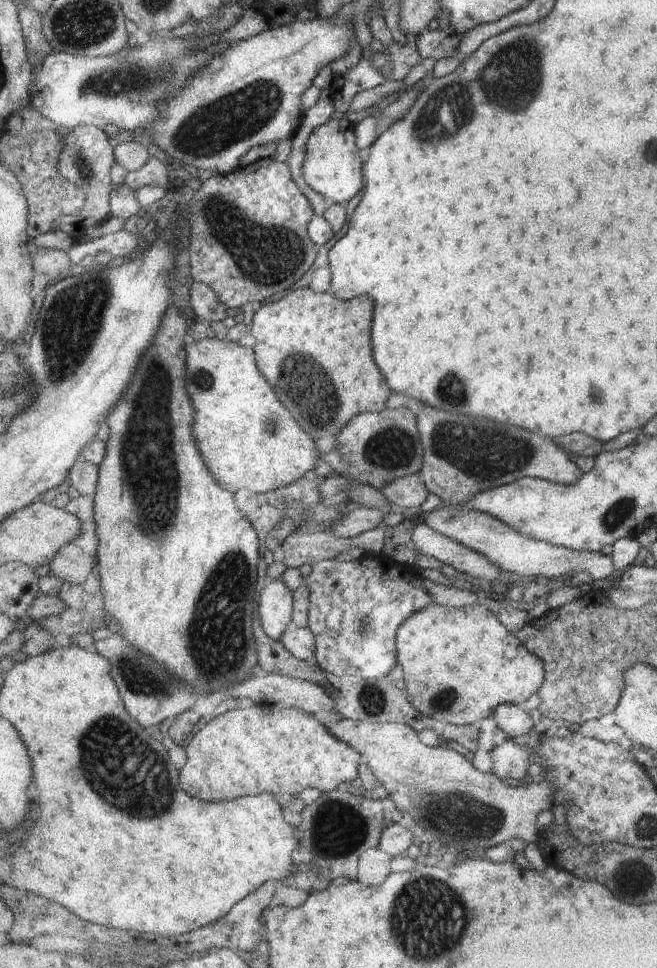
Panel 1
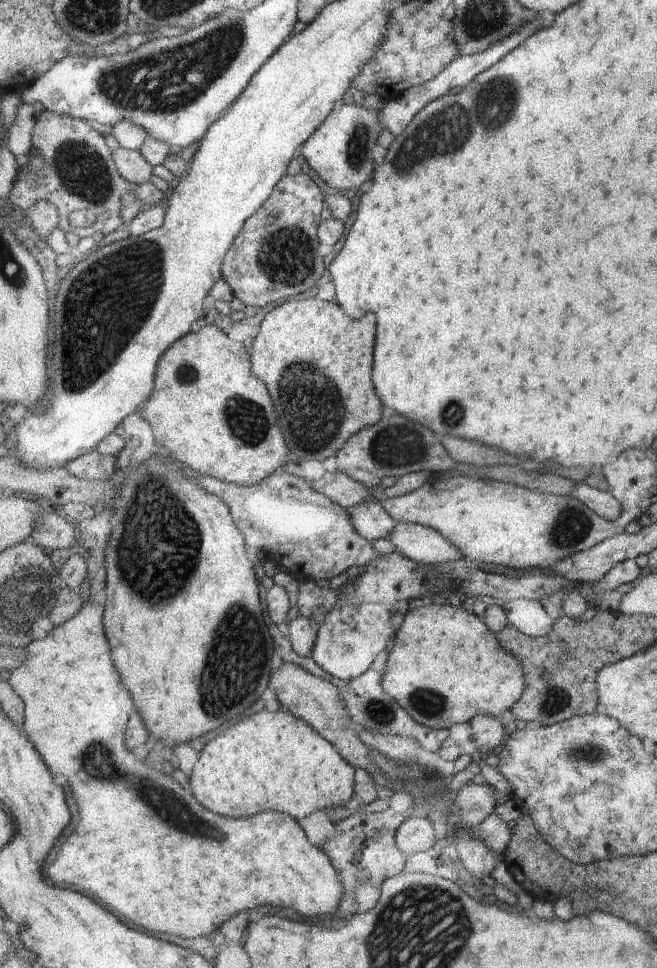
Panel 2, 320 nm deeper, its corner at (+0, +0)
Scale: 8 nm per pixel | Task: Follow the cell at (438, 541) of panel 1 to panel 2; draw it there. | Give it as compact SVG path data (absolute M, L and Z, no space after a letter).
M375 500L361 501L358 505L348 508L347 512L358 534L370 541L378 538L388 540L397 524L384 506Z

